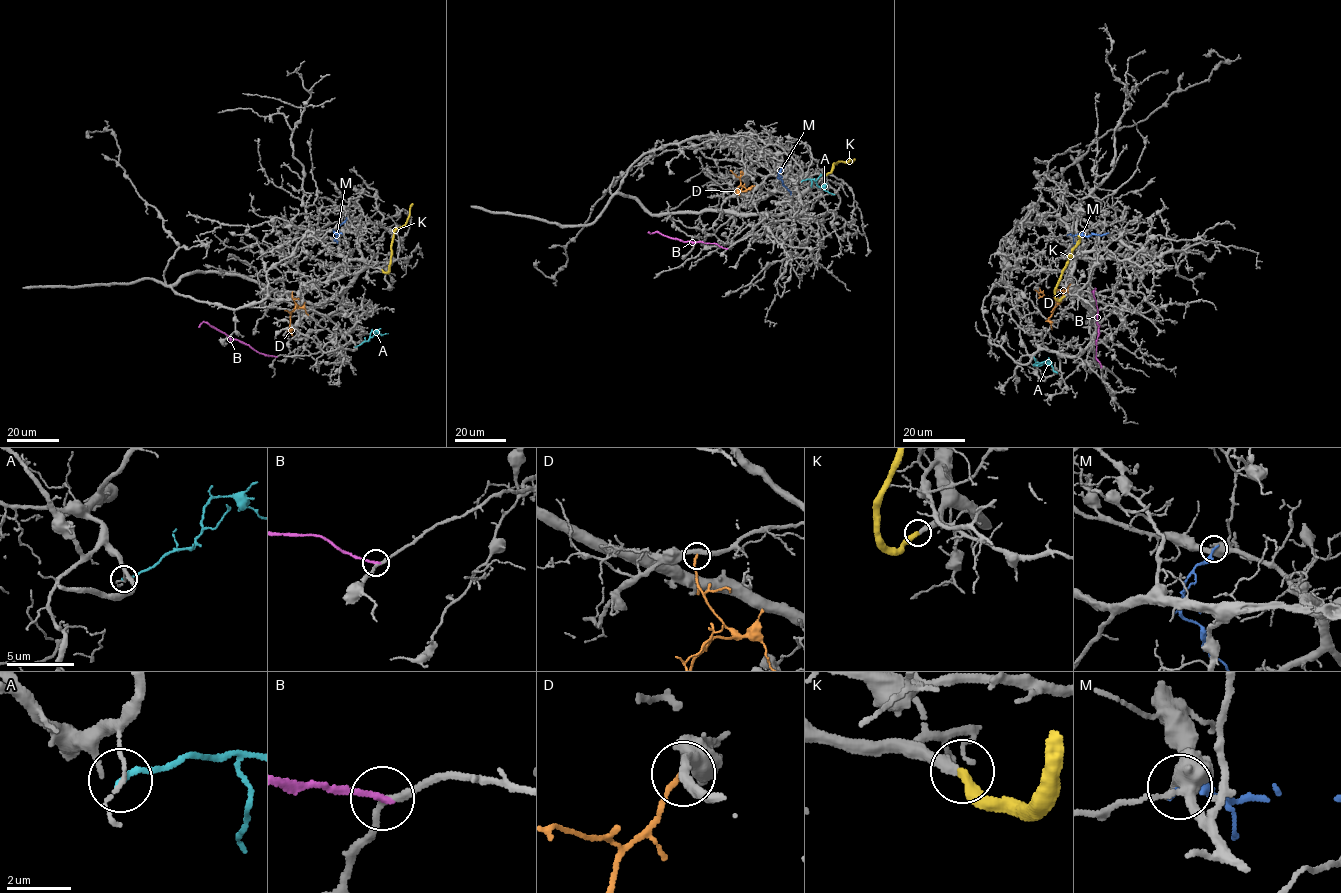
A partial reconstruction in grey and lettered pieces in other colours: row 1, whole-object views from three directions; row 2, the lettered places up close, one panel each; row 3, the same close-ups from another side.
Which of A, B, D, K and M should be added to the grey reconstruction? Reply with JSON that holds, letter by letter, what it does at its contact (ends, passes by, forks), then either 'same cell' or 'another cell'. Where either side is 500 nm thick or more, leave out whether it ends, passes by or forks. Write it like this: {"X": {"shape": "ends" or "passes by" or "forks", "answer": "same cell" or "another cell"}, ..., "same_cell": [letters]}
{"A": {"shape": "ends", "answer": "another cell"}, "B": {"shape": "ends", "answer": "another cell"}, "D": {"shape": "ends", "answer": "another cell"}, "K": {"shape": "ends", "answer": "same cell"}, "M": {"shape": "ends", "answer": "another cell"}, "same_cell": ["K"]}

